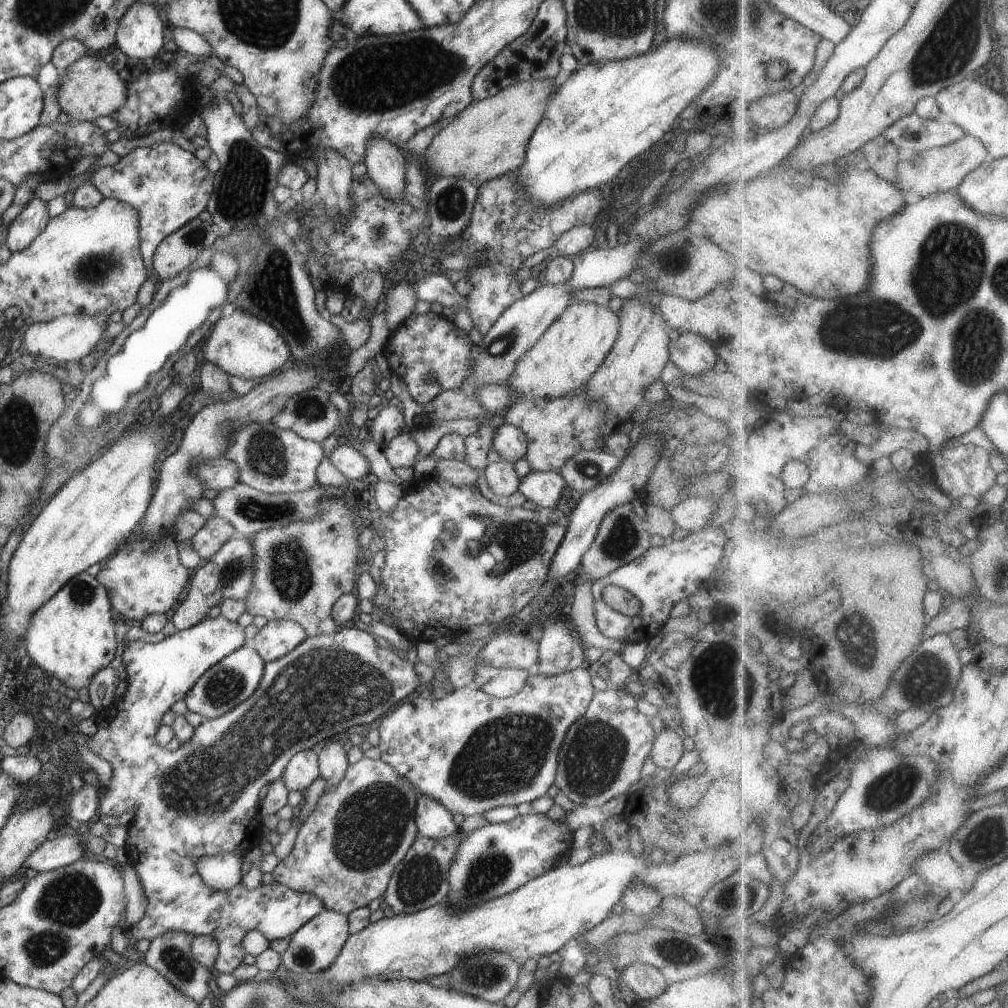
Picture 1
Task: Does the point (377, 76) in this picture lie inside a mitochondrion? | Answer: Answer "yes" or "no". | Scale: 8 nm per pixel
yes

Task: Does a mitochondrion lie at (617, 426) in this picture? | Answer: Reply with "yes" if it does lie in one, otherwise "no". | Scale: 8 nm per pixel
no

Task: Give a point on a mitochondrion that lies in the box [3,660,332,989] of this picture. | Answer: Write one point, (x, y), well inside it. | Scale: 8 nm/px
(68, 901)

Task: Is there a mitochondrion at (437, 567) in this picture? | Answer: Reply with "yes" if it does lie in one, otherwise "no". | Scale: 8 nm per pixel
yes

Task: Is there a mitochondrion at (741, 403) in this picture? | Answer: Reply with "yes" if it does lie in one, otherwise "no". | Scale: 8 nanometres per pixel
no

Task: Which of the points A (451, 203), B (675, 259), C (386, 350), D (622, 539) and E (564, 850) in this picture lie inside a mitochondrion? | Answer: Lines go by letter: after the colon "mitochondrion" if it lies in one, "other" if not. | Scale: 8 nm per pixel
A: mitochondrion
B: mitochondrion
C: other
D: mitochondrion
E: other

